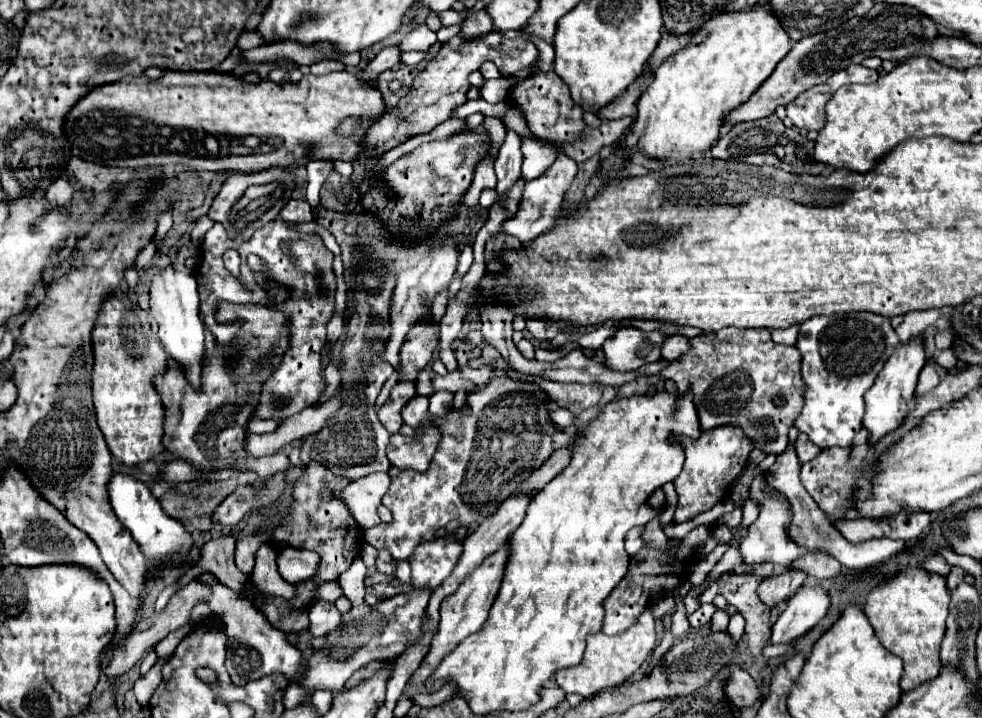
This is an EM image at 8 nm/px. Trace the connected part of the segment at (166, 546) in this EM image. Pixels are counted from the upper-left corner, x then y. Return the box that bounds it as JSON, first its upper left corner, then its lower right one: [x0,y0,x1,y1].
[106,472,194,564]

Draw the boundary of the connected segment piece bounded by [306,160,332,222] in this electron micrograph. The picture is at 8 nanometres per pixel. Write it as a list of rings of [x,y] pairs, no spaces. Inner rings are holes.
[[[312,160],[306,164],[306,170],[308,170],[308,192],[306,192],[306,200],[312,208],[312,214],[314,214],[314,222],[316,222],[316,210],[320,206],[318,202],[318,192],[320,192],[320,186],[322,182],[332,174],[332,164],[330,160]]]

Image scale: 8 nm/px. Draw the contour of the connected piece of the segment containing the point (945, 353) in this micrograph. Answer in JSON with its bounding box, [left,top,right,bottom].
[932,350,956,368]

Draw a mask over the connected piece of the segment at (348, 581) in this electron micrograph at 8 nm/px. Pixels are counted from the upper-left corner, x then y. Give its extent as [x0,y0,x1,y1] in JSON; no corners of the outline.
[338,556,370,608]

